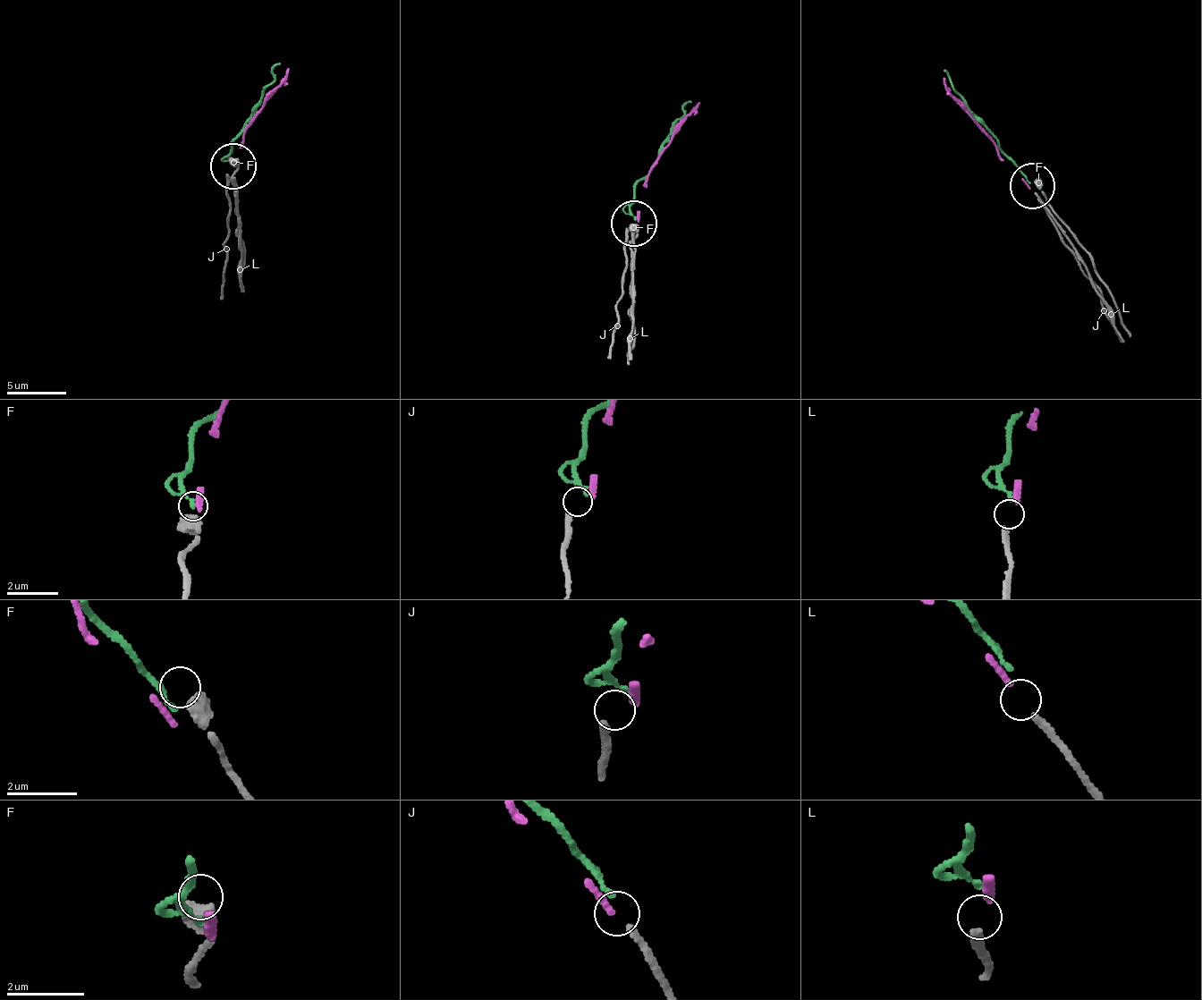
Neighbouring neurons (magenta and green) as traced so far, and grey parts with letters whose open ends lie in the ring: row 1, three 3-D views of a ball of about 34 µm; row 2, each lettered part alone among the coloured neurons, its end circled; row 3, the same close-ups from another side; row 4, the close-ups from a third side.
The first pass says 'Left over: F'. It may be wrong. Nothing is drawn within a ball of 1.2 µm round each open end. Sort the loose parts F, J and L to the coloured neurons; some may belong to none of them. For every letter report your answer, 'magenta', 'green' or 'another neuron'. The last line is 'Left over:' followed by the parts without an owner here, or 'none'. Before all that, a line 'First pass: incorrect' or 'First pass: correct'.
First pass: correct
F: another neuron
J: green
L: magenta
Left over: F

